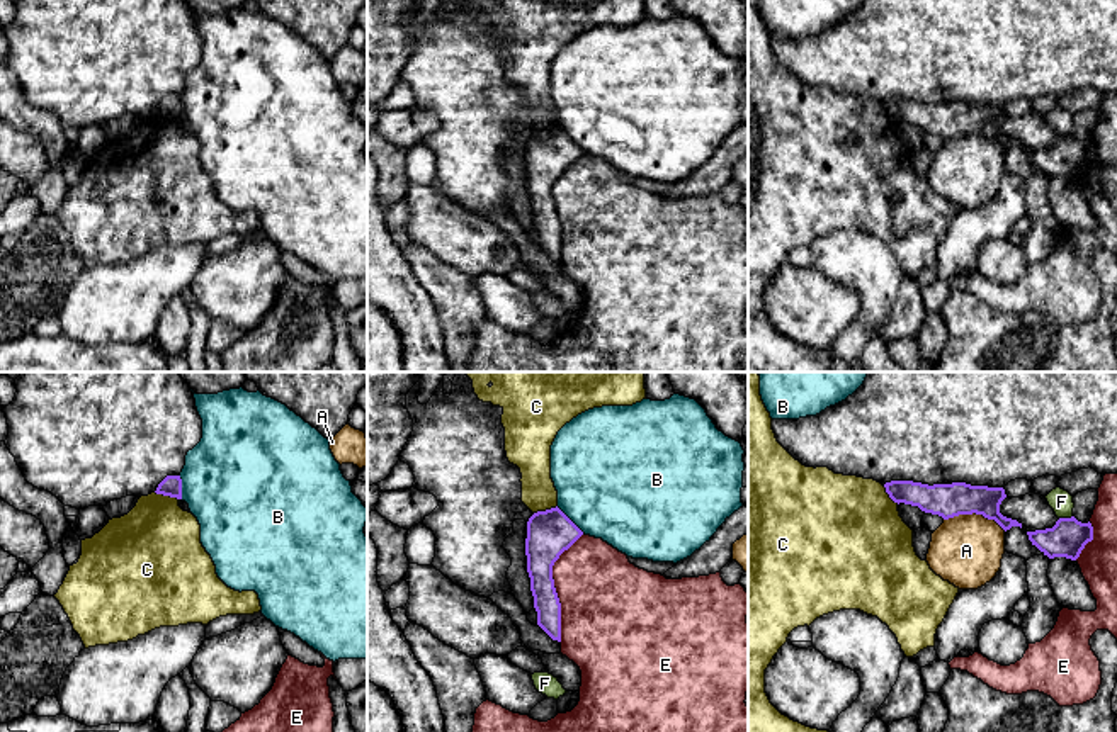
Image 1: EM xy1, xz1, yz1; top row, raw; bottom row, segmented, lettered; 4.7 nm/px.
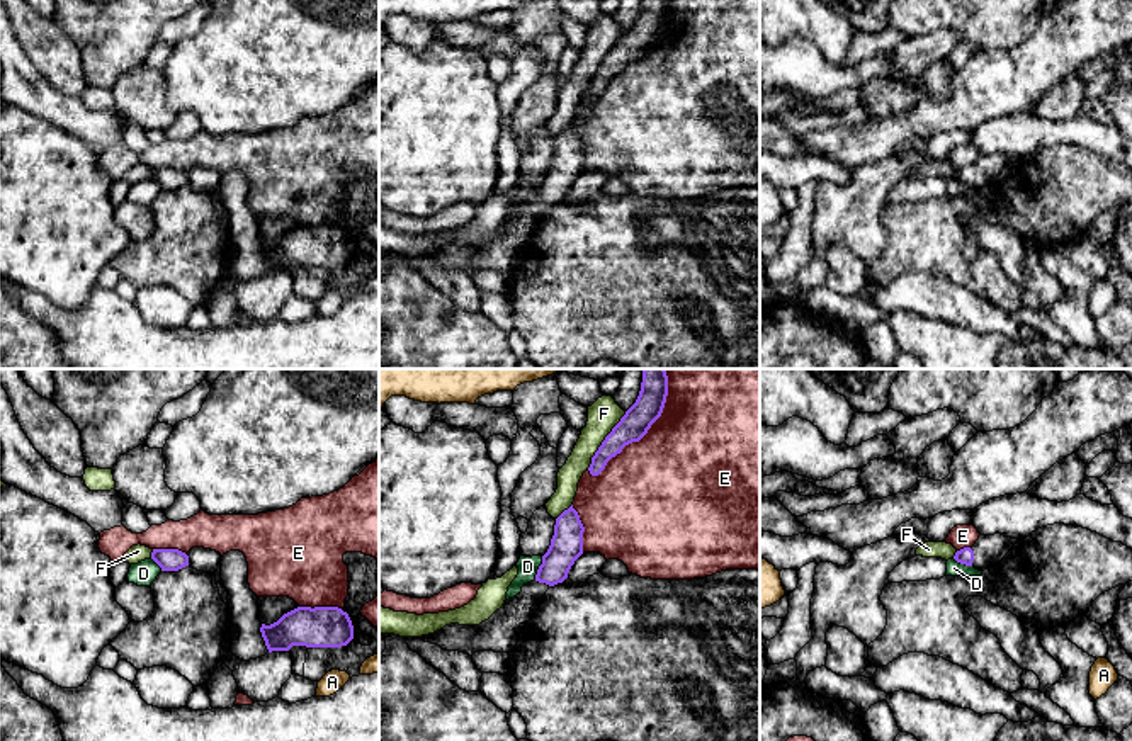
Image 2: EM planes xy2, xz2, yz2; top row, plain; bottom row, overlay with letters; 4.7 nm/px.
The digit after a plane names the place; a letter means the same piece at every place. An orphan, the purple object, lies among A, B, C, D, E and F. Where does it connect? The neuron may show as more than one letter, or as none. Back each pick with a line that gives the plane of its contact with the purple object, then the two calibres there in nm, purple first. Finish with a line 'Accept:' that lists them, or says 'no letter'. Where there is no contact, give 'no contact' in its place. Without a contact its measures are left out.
Accept: no letter

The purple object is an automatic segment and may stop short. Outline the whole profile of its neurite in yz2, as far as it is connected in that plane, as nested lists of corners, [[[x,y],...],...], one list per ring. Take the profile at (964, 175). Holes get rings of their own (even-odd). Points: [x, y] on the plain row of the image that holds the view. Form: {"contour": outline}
{"contour": [[[1001,153],[979,155],[972,167],[957,170],[954,178],[960,184],[984,190],[991,185],[998,185],[1016,161],[1018,158],[1005,156]]]}

